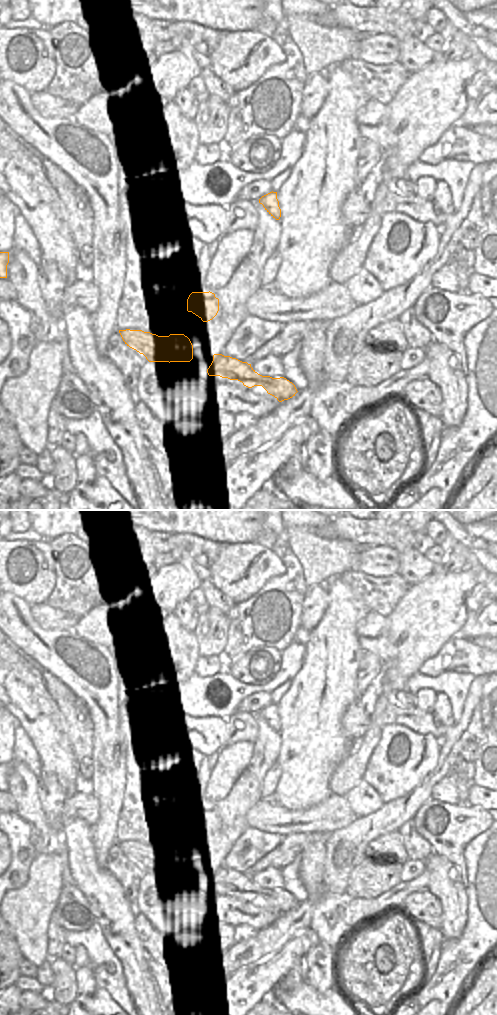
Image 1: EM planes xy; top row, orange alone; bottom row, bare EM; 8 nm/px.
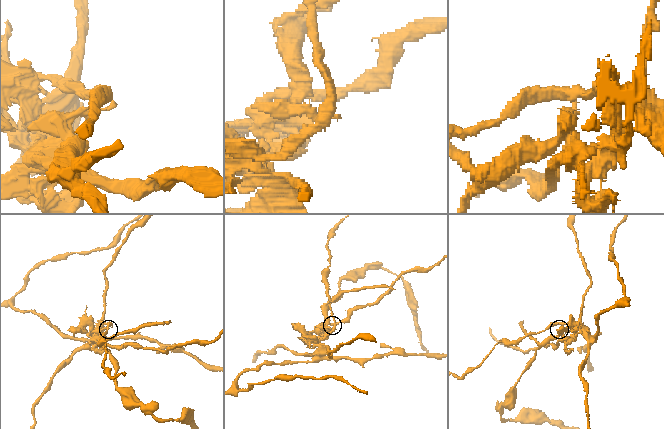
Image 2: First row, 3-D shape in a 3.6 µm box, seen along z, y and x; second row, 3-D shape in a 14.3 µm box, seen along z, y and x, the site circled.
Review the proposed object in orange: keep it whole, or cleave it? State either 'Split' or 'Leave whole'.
Split.

